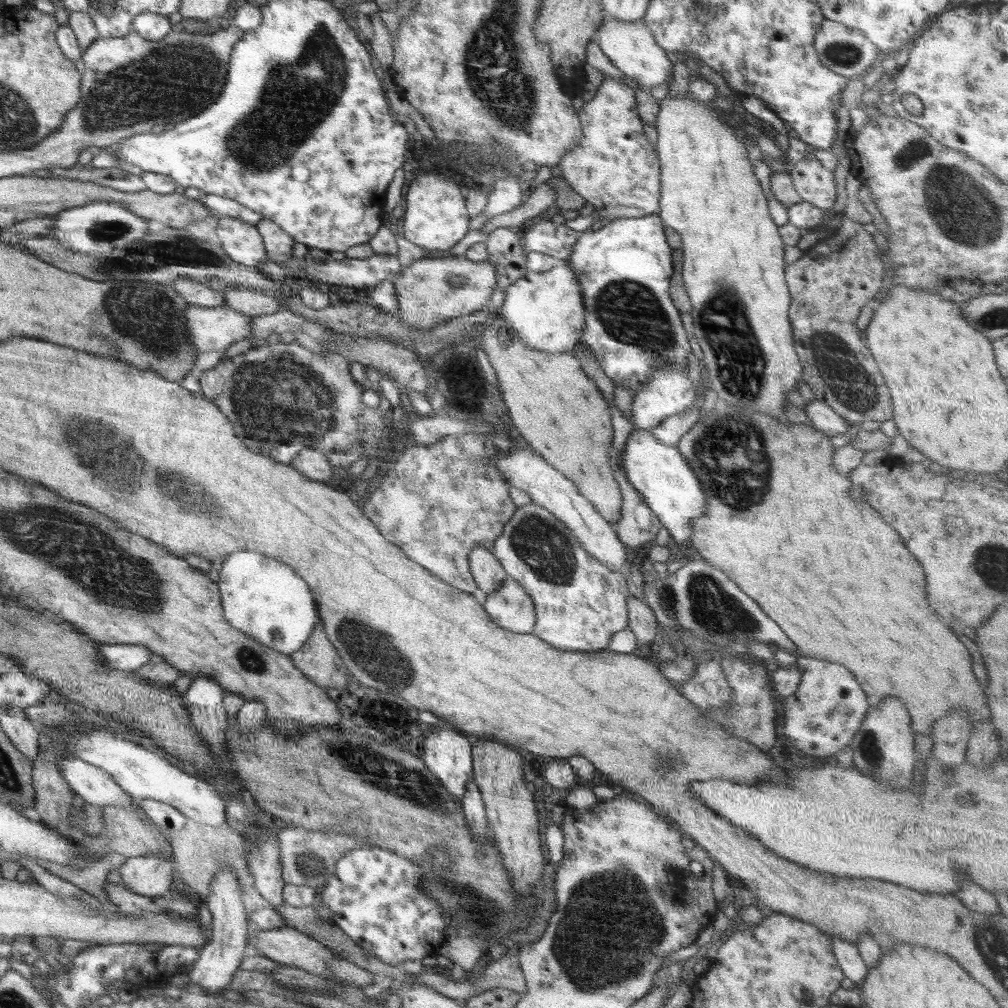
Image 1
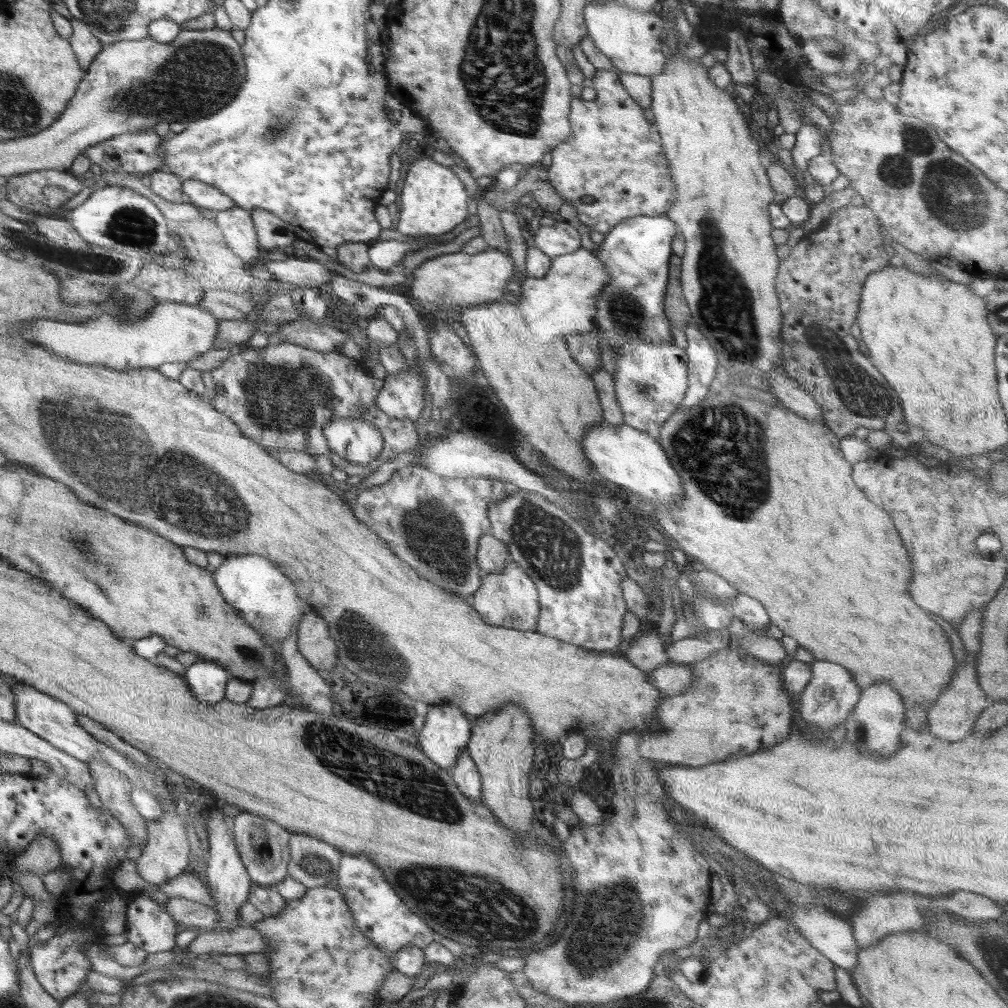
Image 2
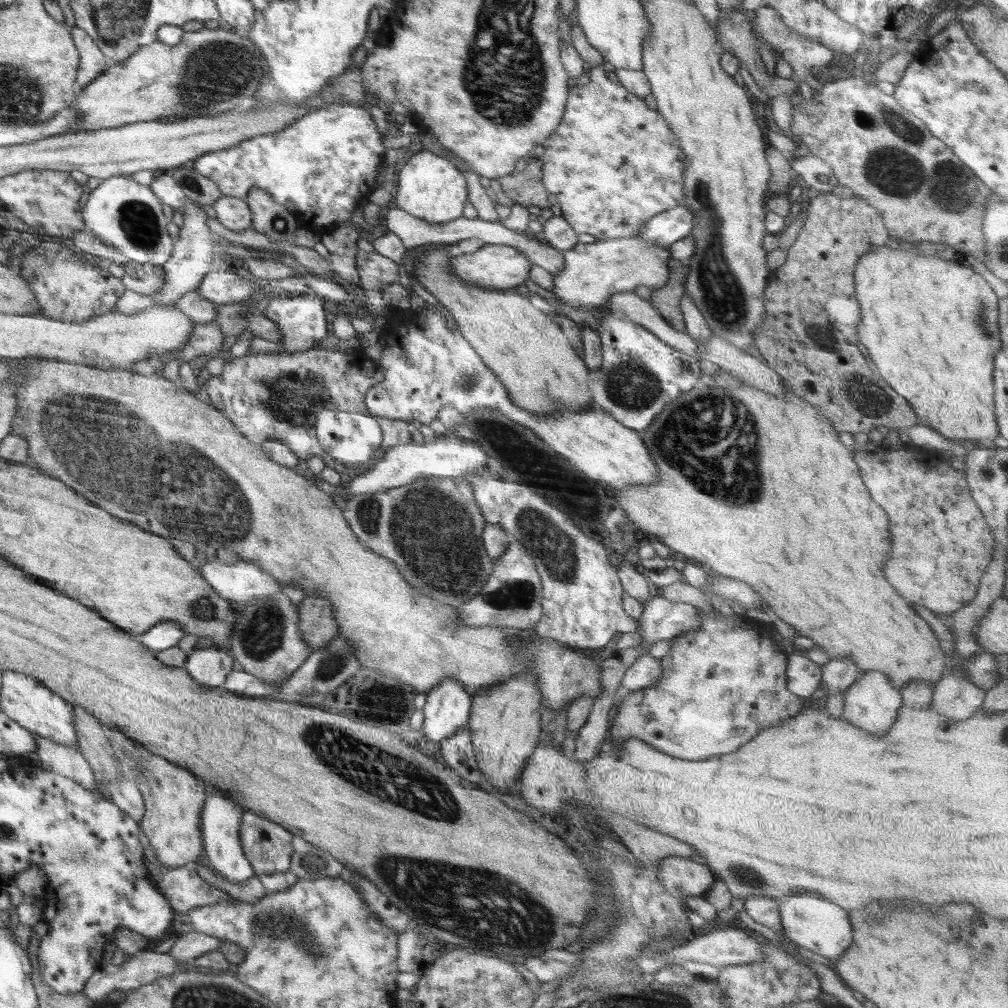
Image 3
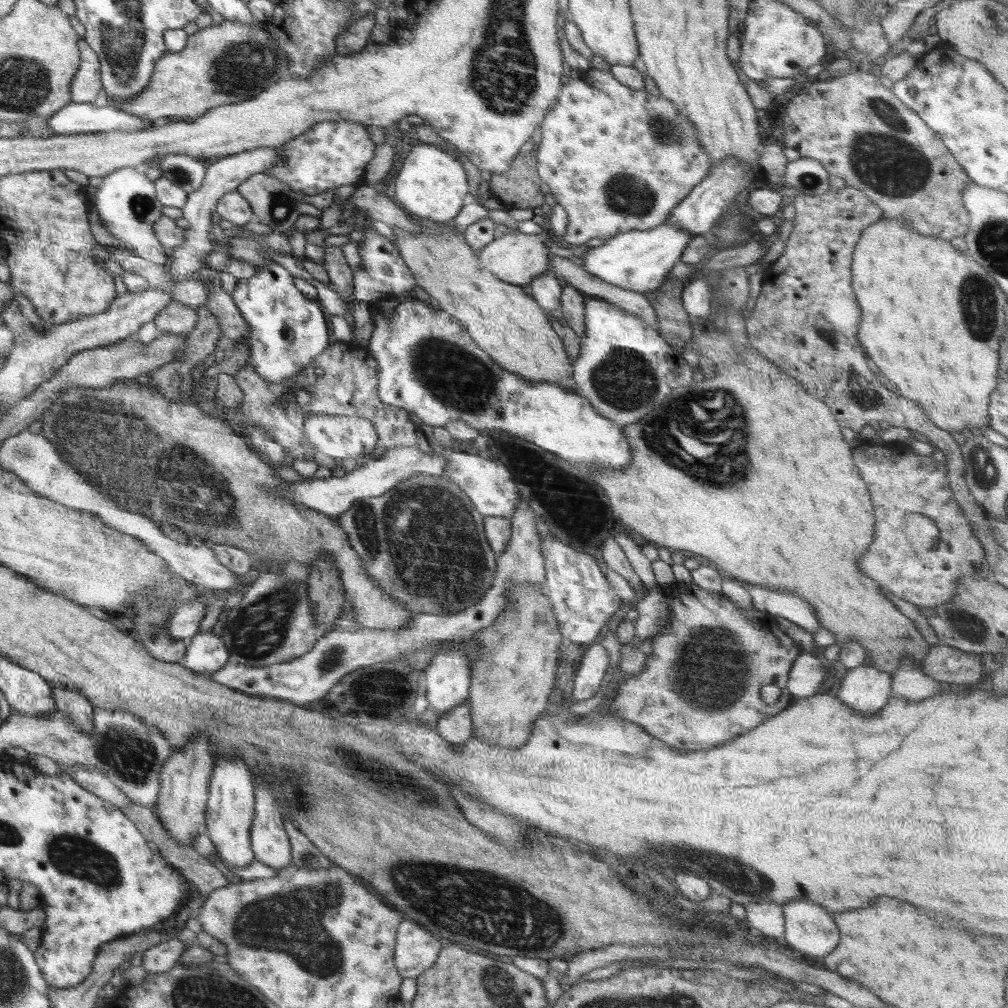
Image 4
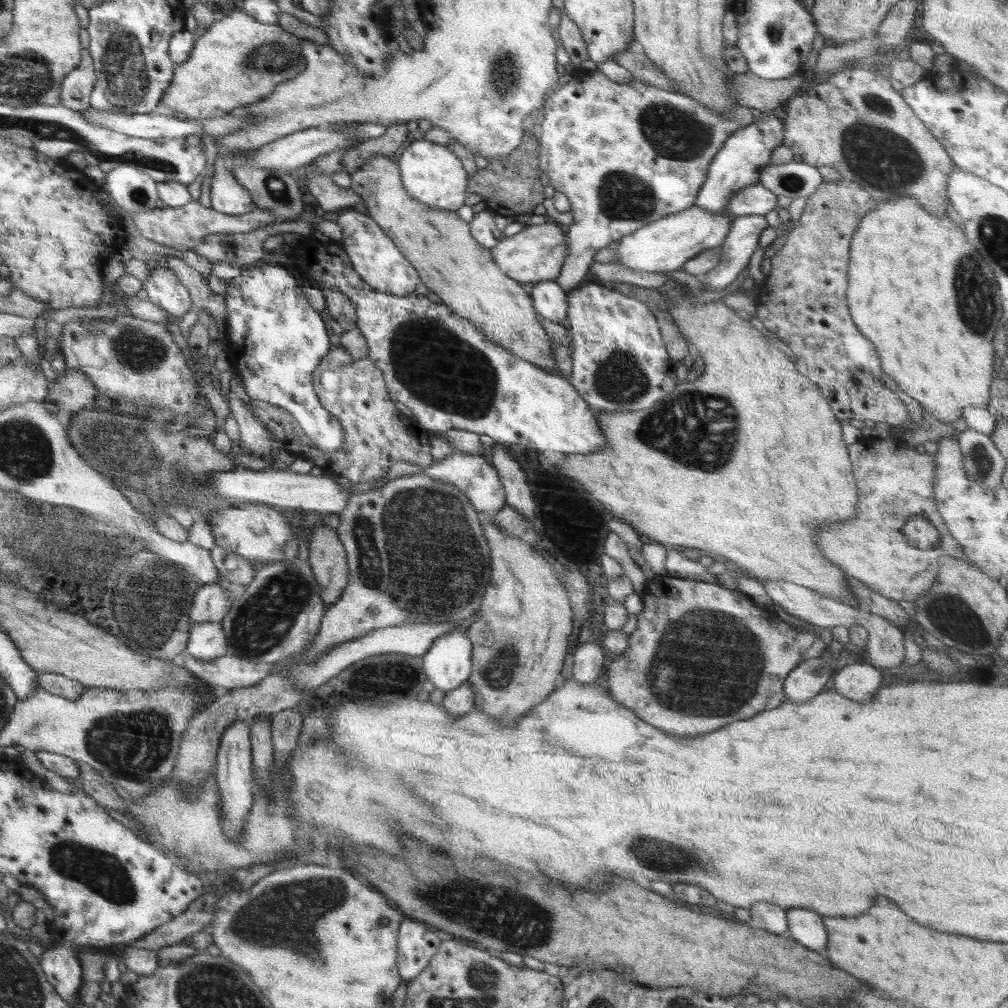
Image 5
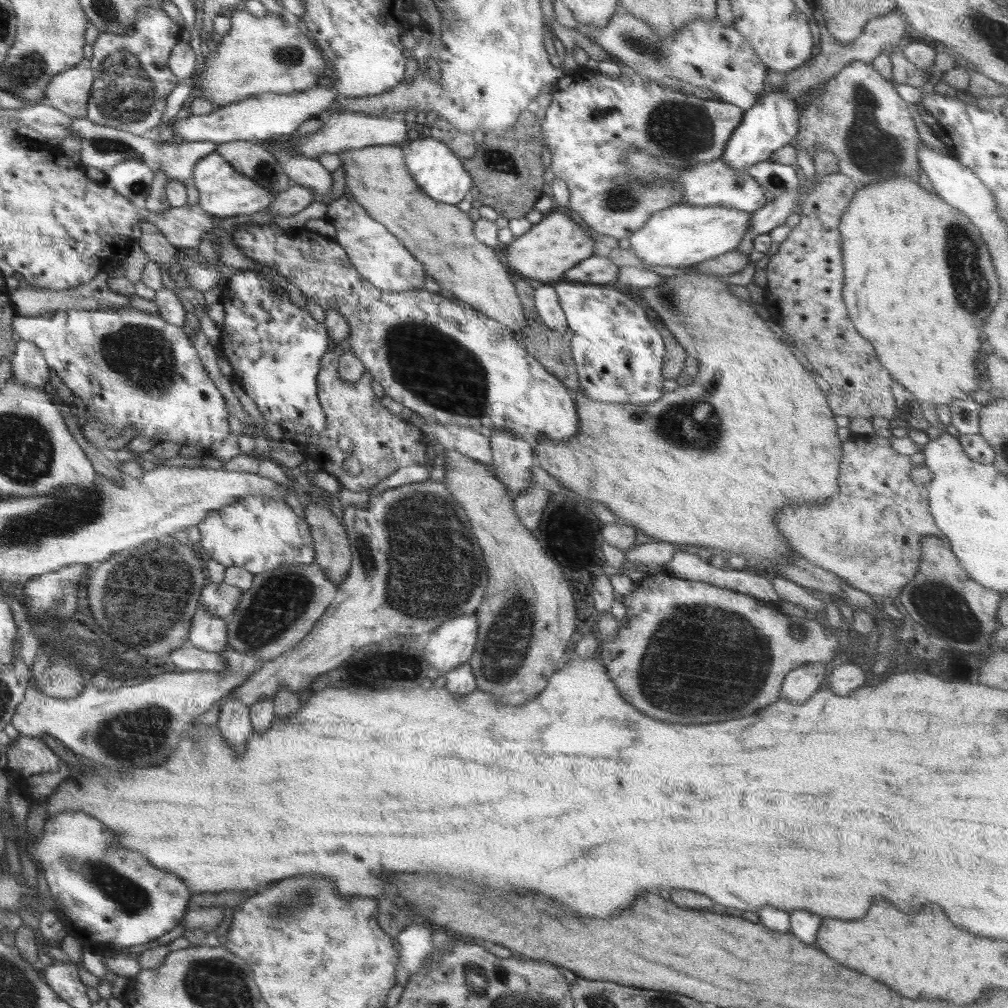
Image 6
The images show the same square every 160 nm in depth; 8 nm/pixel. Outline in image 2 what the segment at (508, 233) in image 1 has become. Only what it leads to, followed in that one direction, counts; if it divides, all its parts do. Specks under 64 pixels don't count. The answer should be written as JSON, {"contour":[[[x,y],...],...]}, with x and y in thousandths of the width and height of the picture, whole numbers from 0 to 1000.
{"contour":[[[480,193],[473,198],[473,215],[476,217],[476,225],[479,228],[479,236],[484,246],[492,246],[504,251],[504,237],[498,236],[501,230],[495,217],[492,205],[486,203]]]}

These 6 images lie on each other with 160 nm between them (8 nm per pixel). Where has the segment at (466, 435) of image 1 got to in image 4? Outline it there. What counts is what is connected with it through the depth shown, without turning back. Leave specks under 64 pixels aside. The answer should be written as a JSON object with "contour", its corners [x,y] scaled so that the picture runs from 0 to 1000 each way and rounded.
{"contour":[[[427,469],[410,470],[379,492],[353,496],[335,513],[335,519],[344,530],[362,567],[374,577],[379,587],[387,589],[411,610],[419,607],[452,609],[474,599],[486,585],[493,568],[493,558],[481,531],[480,516],[481,513],[470,504],[465,492],[452,478],[439,470]]]}

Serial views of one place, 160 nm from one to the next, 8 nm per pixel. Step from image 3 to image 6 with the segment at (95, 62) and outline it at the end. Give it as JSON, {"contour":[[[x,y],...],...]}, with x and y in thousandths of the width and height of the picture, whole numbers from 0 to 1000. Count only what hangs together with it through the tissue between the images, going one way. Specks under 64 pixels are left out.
{"contour":[[[82,60],[79,64],[54,75],[44,97],[65,115],[83,117],[87,112],[87,101],[91,95],[93,72],[90,62]]]}

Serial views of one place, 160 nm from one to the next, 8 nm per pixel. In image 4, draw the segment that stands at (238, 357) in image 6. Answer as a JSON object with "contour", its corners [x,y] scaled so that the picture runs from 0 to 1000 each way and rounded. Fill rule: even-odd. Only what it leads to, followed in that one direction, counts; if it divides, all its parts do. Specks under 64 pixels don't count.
{"contour":[[[279,259],[259,265],[251,275],[236,277],[229,295],[248,326],[244,337],[248,341],[249,362],[258,375],[263,375],[268,380],[282,380],[282,378],[293,375],[310,359],[313,353],[319,351],[327,342],[323,324],[324,311],[316,301],[308,298],[294,286],[292,275],[279,264]],[[308,411],[302,417],[301,431],[308,441],[319,452],[328,453],[335,459],[342,455],[355,455],[369,449],[374,440],[371,422],[363,415],[325,411]]]}

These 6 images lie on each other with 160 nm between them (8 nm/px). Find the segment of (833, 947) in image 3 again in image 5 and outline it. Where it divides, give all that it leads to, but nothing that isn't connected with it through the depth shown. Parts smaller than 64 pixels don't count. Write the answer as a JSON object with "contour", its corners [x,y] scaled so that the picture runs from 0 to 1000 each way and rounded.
{"contour":[[[798,901],[782,902],[781,927],[795,938],[817,944],[821,937],[821,925],[817,920],[816,909],[808,905],[808,903],[798,903]]]}

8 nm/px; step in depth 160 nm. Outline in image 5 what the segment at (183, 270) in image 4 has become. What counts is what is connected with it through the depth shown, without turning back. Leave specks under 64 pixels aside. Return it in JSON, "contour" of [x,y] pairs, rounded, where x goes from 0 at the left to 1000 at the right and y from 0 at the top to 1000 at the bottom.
{"contour":[[[369,120],[339,122],[335,129],[328,129],[323,125],[308,126],[276,137],[272,141],[264,142],[256,147],[256,151],[252,151],[247,155],[247,160],[256,167],[284,168],[291,171],[298,165],[307,163],[307,161],[317,157],[317,155],[321,155],[324,151],[346,147],[346,143],[352,141],[352,139],[363,140],[367,137],[375,137],[383,131],[384,126],[382,123],[370,122]]]}

